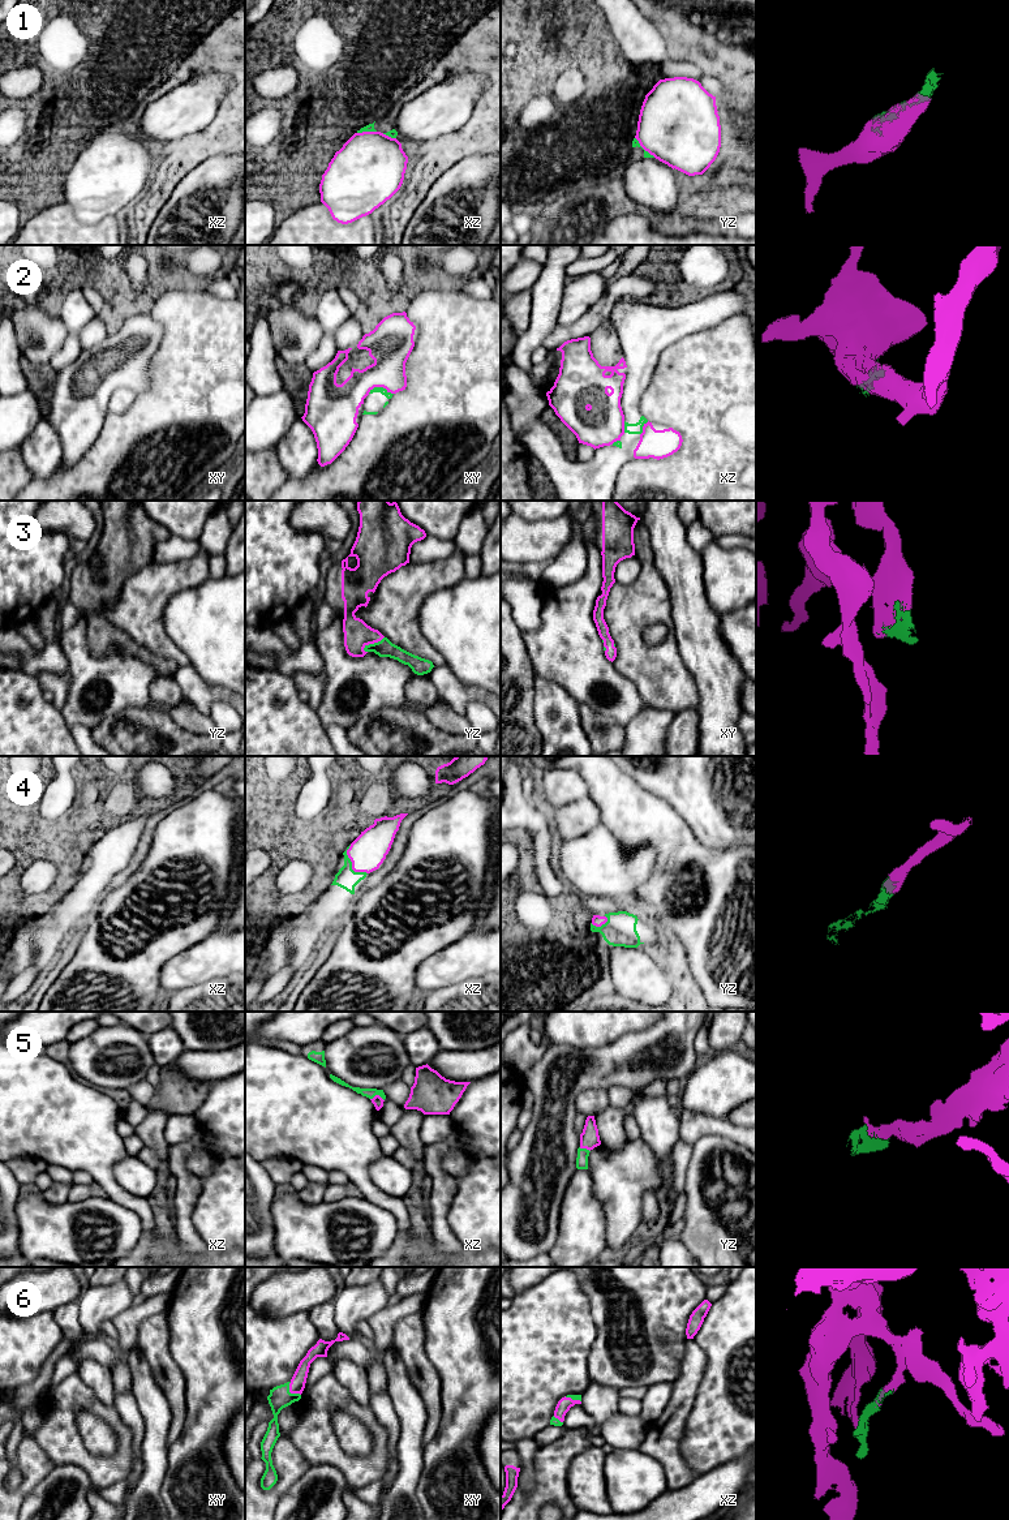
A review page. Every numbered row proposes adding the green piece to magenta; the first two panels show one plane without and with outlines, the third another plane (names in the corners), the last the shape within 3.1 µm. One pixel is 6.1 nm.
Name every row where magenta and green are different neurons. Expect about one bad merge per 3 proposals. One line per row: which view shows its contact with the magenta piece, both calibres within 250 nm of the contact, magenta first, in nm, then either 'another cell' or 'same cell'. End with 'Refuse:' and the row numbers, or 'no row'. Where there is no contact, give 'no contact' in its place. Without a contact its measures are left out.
1: meets magenta in yz; 480 nm thick on the magenta side, 50 nm on the other; same cell
2: meets magenta in xy; 260 nm thick on the magenta side, 50 nm on the other; another cell
3: meets magenta in yz; 170 nm thick on the magenta side, 110 nm on the other; same cell
4: meets magenta in xz; 220 nm thick on the magenta side, 130 nm on the other; same cell
5: meets magenta in xz; 70 nm thick on the magenta side, 60 nm on the other; same cell
6: meets magenta in xy; 100 nm thick on the magenta side, 140 nm on the other; same cell
Refuse: 2

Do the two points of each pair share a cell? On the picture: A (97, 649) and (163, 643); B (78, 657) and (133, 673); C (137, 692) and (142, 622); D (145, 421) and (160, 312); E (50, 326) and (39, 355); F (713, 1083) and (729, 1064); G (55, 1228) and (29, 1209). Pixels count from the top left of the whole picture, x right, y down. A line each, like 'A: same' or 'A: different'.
A: different
B: same
C: different
D: same
E: same
F: same
G: same

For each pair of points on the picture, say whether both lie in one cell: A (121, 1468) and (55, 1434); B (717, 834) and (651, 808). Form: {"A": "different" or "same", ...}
{"A": "same", "B": "different"}

